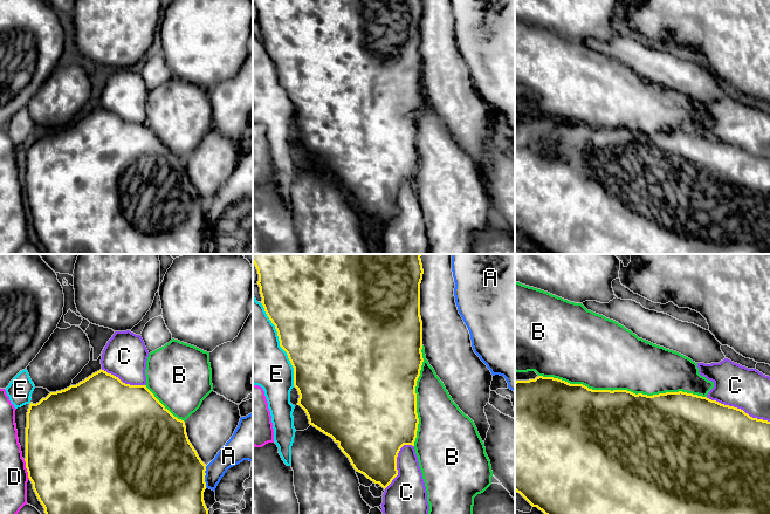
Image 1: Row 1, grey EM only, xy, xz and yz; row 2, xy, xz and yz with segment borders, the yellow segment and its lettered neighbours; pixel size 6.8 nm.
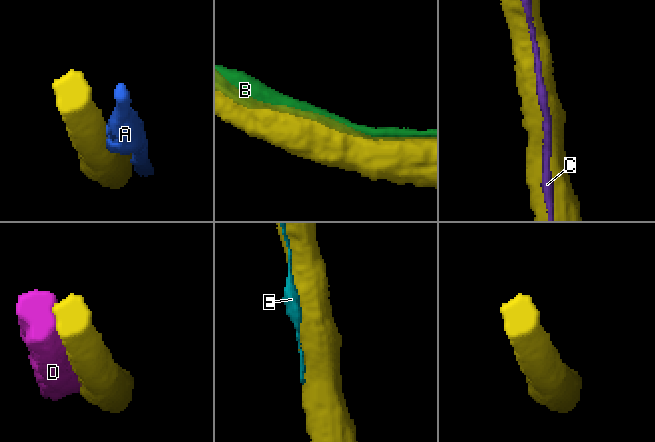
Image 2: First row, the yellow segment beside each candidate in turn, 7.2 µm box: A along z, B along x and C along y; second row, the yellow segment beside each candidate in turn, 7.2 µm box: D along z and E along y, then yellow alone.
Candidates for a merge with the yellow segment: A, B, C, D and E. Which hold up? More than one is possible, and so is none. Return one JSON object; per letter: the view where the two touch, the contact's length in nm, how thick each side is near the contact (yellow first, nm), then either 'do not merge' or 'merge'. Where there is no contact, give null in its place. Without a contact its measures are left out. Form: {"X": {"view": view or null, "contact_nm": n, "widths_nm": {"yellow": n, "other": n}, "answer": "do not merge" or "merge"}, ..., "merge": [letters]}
{"A": {"view": "xy", "contact_nm": 140, "widths_nm": {"yellow": 500, "other": 160}, "answer": "do not merge"}, "B": {"view": "yz", "contact_nm": 1150, "widths_nm": {"yellow": 500, "other": 440}, "answer": "do not merge"}, "C": {"view": "yz", "contact_nm": 480, "widths_nm": {"yellow": 500, "other": 280}, "answer": "do not merge"}, "D": {"view": "xy", "contact_nm": 150, "widths_nm": {"yellow": 500, "other": 190}, "answer": "do not merge"}, "E": {"view": "xz", "contact_nm": 600, "widths_nm": {"yellow": 480, "other": 380}, "answer": "do not merge"}, "merge": []}

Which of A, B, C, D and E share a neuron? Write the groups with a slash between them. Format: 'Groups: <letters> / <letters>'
Groups: A / B / C / D / E

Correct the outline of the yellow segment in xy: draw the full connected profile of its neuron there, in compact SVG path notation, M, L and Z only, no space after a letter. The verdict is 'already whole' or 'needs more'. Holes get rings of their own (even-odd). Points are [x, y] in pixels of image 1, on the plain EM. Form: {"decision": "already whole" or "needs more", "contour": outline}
{"decision": "already whole", "contour": "M102 107L76 123L50 130L36 142L30 141L27 150L25 199L28 215L46 254L208 254L204 239L206 203L188 178L185 159L174 155L146 123L125 122Z"}

